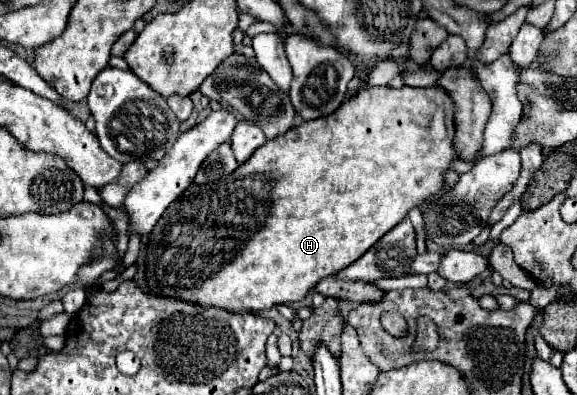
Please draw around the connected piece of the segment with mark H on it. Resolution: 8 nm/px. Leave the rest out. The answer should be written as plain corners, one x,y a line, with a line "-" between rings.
402,86
398,90
394,88
360,88
350,100
346,100
336,112
330,116
322,116
318,120
308,120
298,124
298,128
290,128
286,134
276,136
274,140
268,140
246,164
240,164
230,176
222,176
222,180
206,182
206,184
192,184
166,212
162,214
162,220
154,226
150,232
148,244
146,244
146,282
148,292
156,296
168,296
176,300
184,300
190,304
198,304
202,308
222,308
234,314
248,312
248,310
268,310
278,304
292,304
300,302
322,278
334,276
336,272
350,266
354,260
358,260
376,240
386,234
390,228
394,228
402,218
408,216
412,206
424,204
424,200
430,194
436,194
444,184
444,172
448,170
450,162
456,160
456,152
452,146
454,140
454,104
446,90
440,86
434,88
410,88

